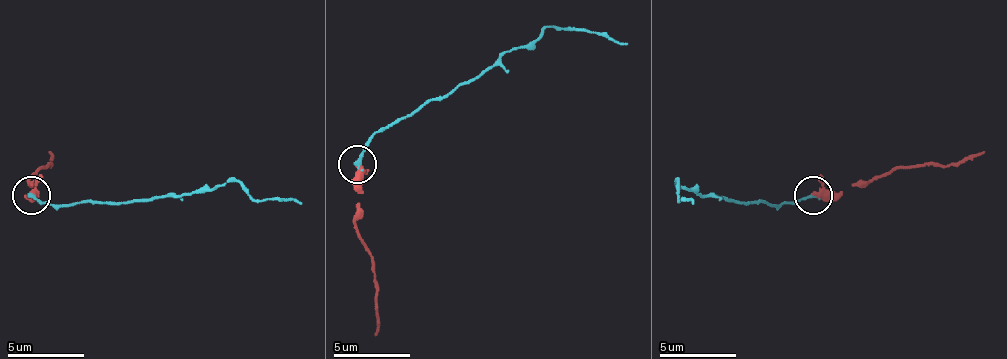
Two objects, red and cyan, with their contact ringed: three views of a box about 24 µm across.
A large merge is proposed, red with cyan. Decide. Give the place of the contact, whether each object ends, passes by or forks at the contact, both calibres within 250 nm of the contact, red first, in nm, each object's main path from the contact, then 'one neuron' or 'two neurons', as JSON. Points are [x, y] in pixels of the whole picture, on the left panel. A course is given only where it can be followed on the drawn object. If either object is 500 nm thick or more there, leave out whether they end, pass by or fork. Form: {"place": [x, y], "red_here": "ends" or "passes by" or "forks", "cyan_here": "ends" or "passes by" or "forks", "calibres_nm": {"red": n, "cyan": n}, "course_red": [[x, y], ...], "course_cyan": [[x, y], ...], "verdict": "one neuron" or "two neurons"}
{"place": [31, 195], "red_here": "passes by", "cyan_here": "ends", "calibres_nm": {"red": 340, "cyan": 240}, "course_red": [[32, 194], [28, 182], [51, 163], [48, 152]], "course_cyan": [[32, 194], [51, 205], [151, 202], [239, 182], [254, 198], [281, 198], [300, 205]], "verdict": "one neuron"}

